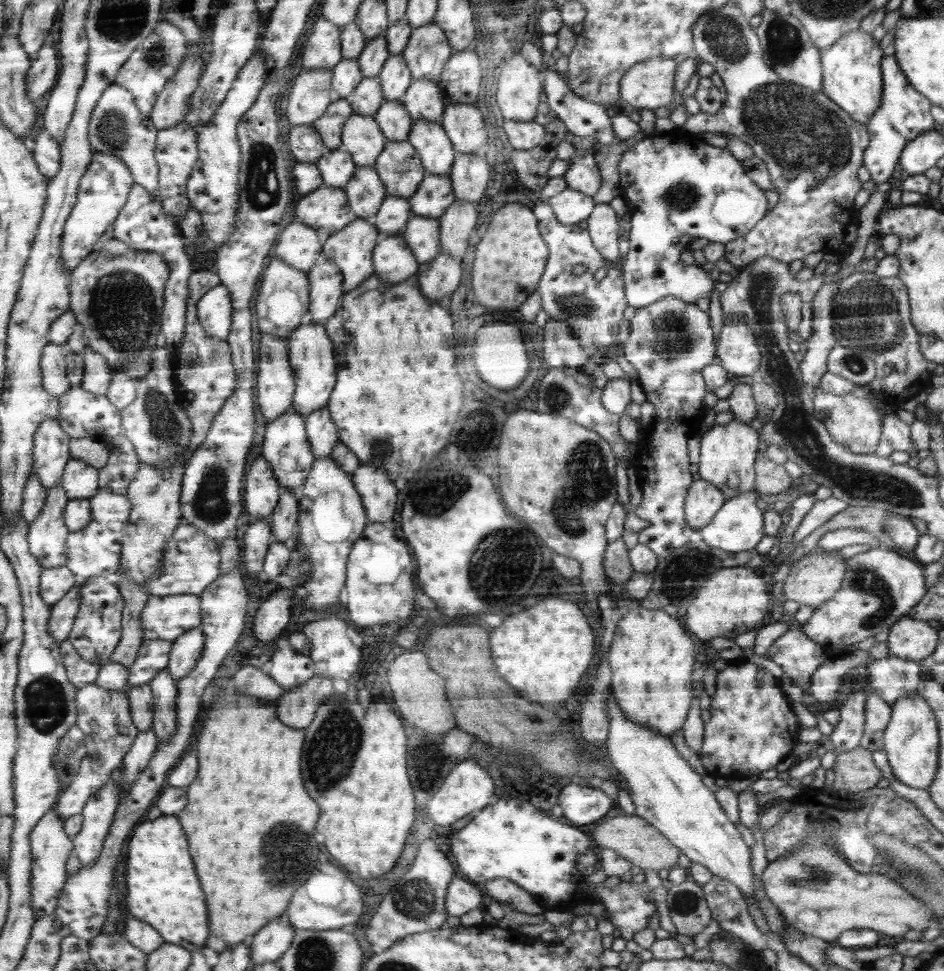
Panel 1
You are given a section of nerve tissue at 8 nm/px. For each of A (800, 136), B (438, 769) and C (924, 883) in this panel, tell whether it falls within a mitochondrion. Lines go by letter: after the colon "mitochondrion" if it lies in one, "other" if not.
A: mitochondrion
B: mitochondrion
C: mitochondrion

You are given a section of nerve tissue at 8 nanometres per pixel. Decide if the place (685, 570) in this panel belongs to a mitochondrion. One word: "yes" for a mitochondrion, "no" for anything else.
yes

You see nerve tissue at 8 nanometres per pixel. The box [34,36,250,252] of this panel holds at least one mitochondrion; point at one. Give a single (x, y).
(114, 130)

